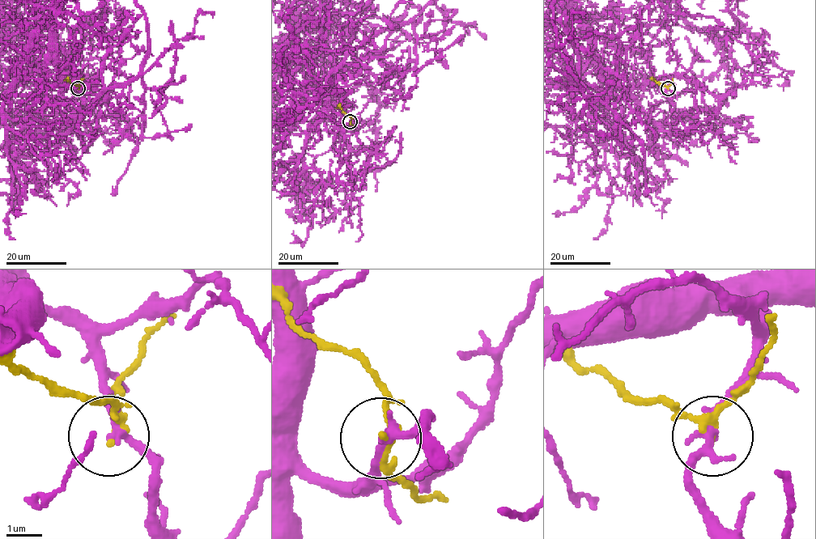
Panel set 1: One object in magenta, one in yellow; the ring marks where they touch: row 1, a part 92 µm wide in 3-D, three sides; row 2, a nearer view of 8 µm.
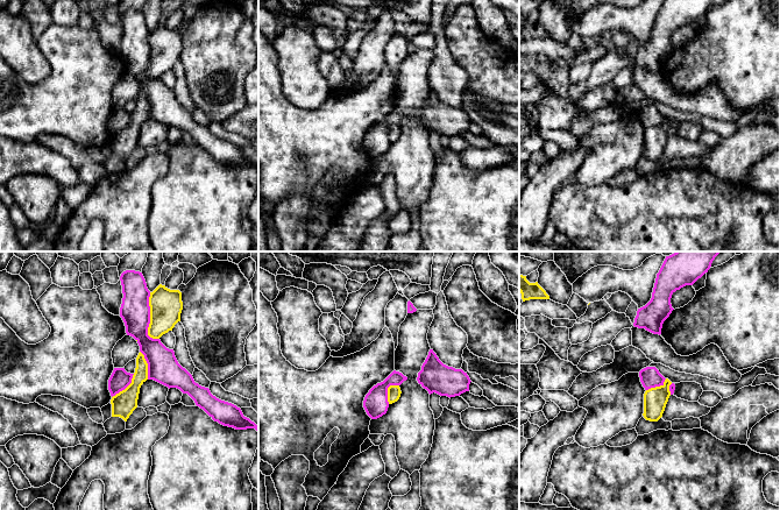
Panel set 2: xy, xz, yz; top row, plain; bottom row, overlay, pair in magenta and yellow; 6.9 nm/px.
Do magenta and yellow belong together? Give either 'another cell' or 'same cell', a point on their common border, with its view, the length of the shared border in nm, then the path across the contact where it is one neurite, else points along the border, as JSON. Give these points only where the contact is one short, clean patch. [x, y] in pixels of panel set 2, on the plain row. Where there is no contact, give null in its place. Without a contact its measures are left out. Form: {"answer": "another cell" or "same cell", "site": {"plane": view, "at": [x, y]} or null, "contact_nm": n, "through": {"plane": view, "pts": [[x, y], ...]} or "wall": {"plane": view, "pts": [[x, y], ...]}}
{"answer": "another cell", "site": {"plane": "xy", "at": [149, 58]}, "contact_nm": 340}

